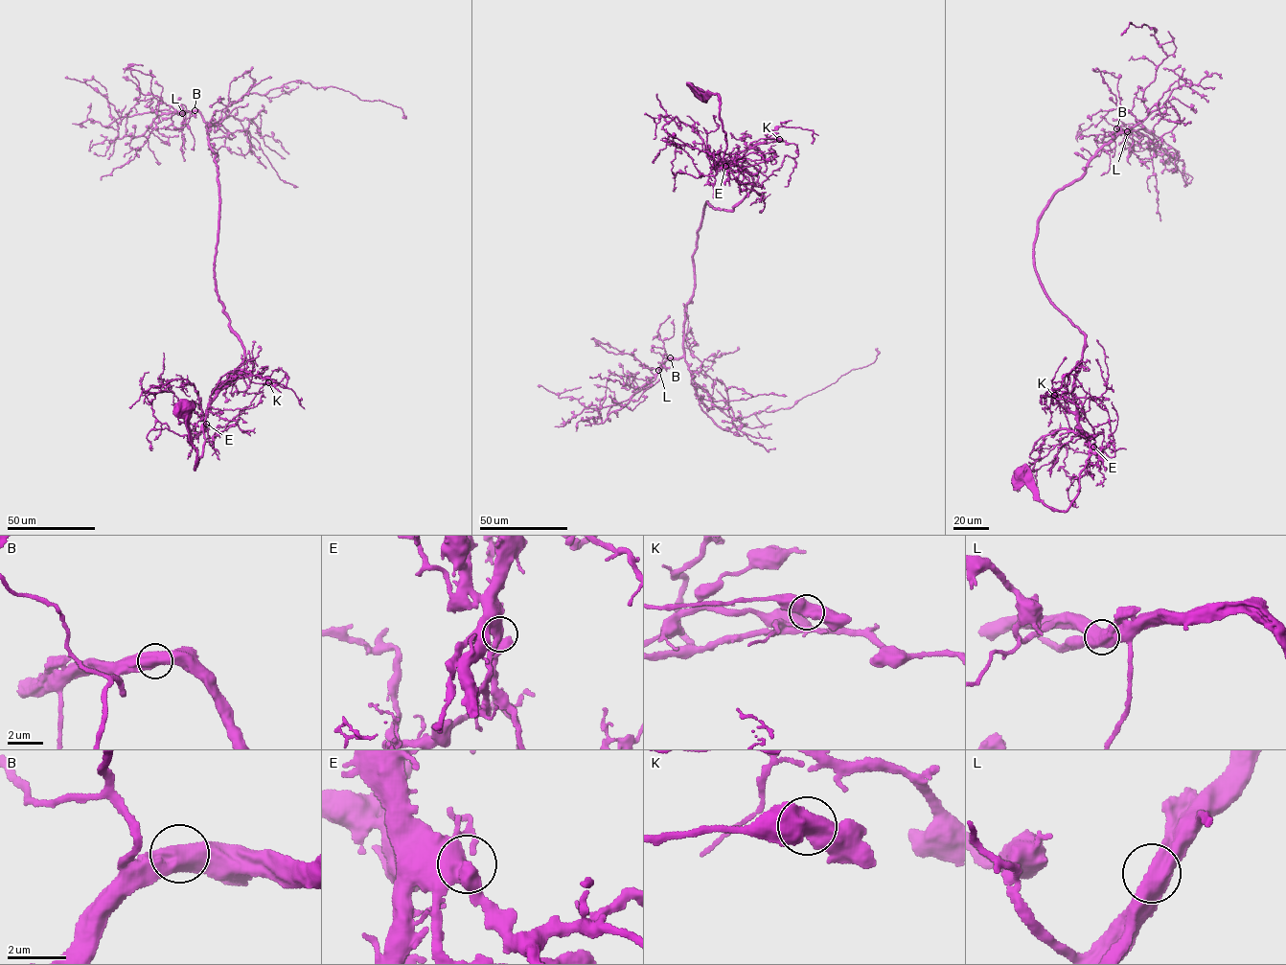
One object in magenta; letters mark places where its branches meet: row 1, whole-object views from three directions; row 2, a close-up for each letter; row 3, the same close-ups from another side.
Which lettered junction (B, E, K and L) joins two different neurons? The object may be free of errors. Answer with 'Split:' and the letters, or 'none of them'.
Split: L

